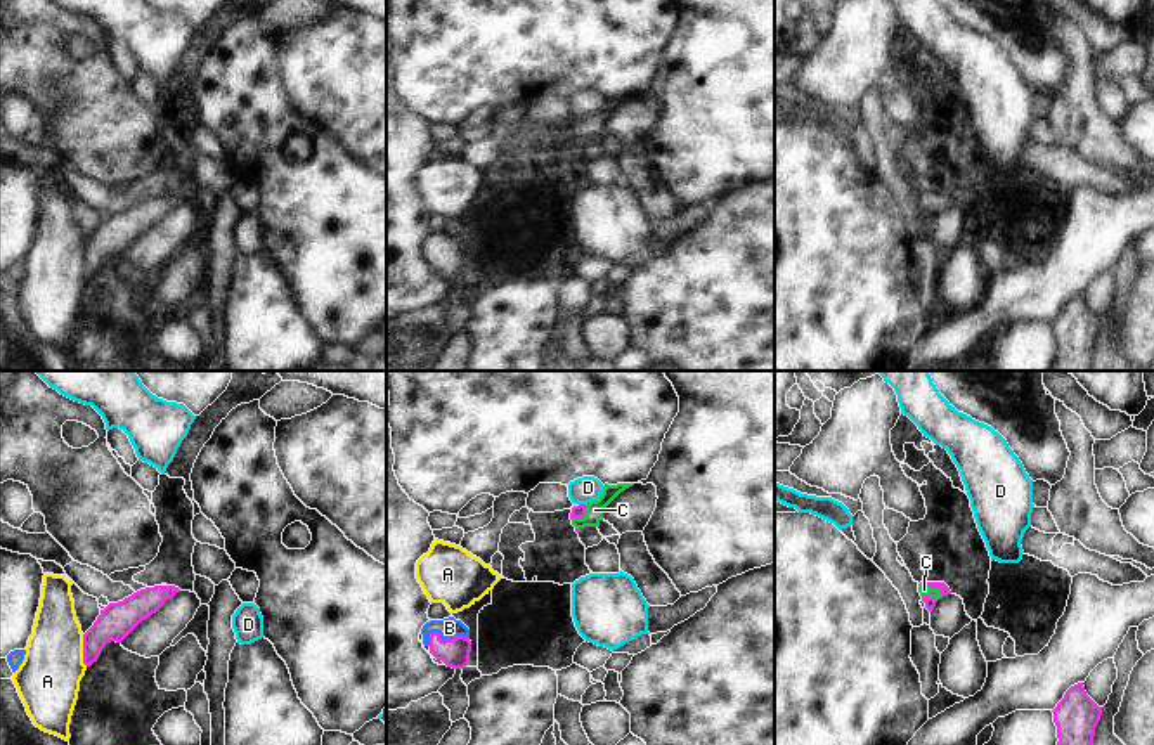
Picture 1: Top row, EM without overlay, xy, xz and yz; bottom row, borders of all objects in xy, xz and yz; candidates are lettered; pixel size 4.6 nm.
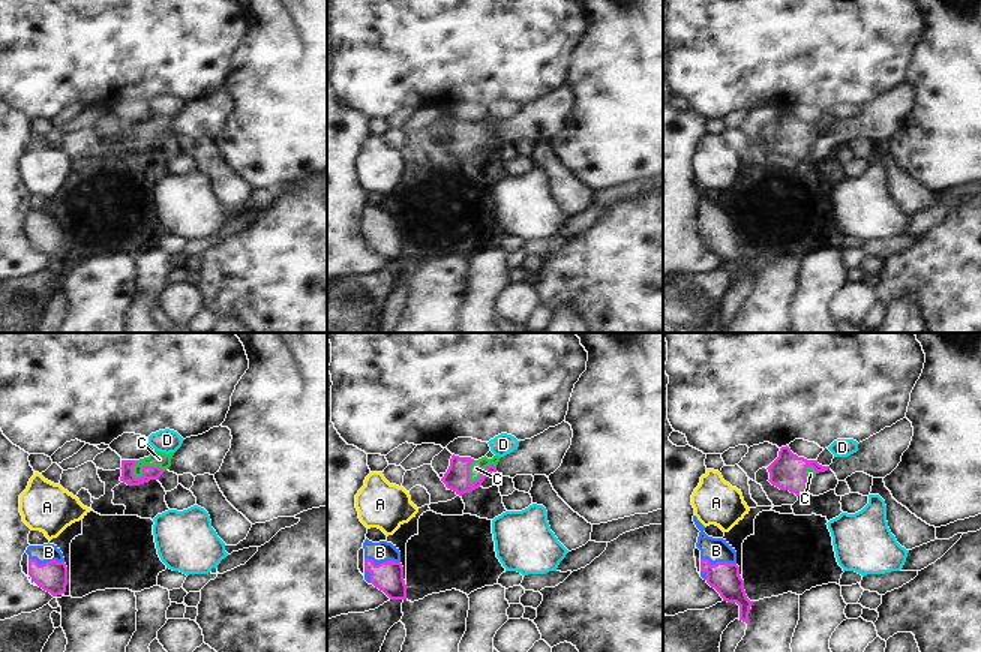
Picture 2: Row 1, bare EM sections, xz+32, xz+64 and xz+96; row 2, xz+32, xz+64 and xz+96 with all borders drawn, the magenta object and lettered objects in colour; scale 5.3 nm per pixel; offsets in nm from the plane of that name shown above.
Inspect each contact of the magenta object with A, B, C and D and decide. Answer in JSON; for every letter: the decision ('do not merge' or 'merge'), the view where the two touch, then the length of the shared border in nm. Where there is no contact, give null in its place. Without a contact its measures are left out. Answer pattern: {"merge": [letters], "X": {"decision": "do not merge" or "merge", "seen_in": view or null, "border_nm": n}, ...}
{"merge": ["B", "C"], "A": {"decision": "do not merge", "seen_in": "xy", "border_nm": 150}, "B": {"decision": "merge", "seen_in": "xz", "border_nm": 200}, "C": {"decision": "merge", "seen_in": "yz", "border_nm": 130}, "D": {"decision": "do not merge", "seen_in": "xz", "border_nm": 30}}

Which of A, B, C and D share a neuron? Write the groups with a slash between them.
A / B C / D

